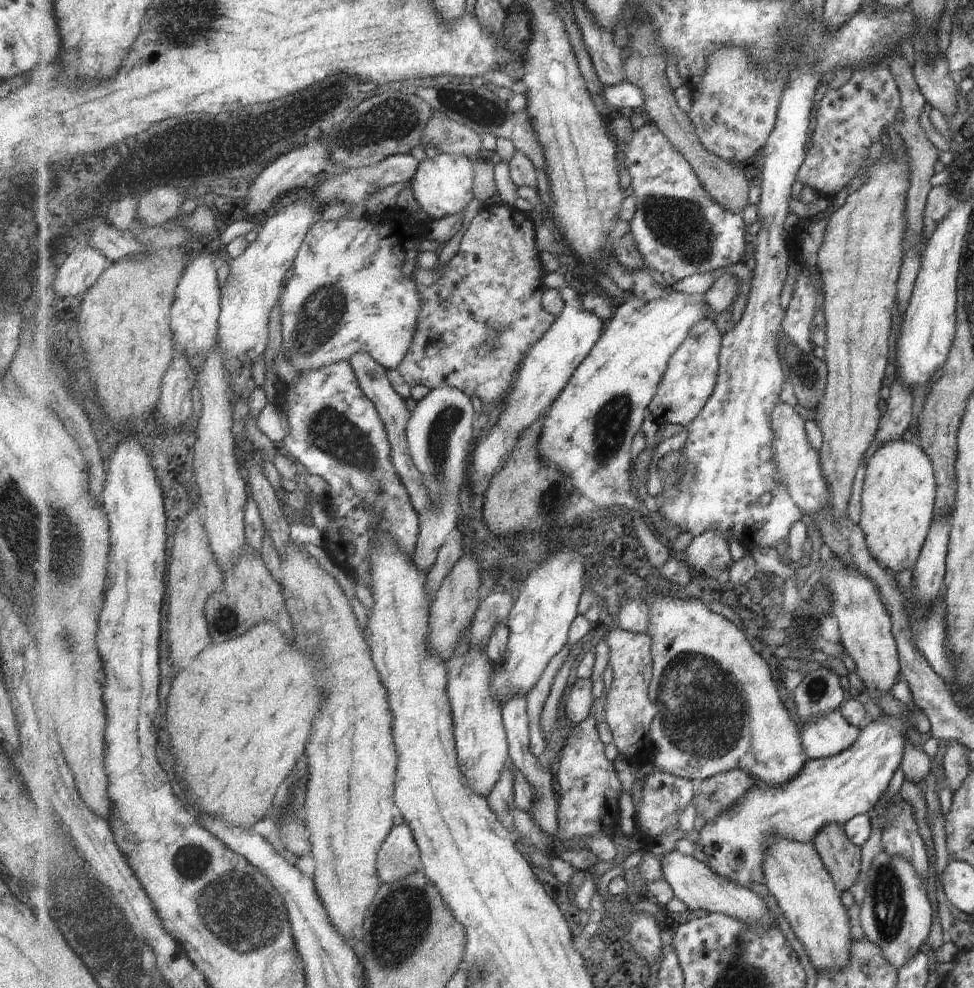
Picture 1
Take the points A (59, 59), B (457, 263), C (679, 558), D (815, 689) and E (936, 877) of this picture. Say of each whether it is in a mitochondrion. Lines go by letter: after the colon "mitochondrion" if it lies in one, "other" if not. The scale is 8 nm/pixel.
A: other
B: other
C: other
D: other
E: other

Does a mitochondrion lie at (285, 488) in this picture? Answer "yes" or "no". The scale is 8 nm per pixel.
no

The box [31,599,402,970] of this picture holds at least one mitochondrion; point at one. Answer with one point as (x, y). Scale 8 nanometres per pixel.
(235, 909)

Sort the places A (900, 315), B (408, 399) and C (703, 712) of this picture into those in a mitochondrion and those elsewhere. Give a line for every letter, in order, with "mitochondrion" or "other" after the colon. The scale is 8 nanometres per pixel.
A: other
B: other
C: mitochondrion

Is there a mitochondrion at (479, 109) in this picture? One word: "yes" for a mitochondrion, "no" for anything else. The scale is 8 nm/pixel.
yes

